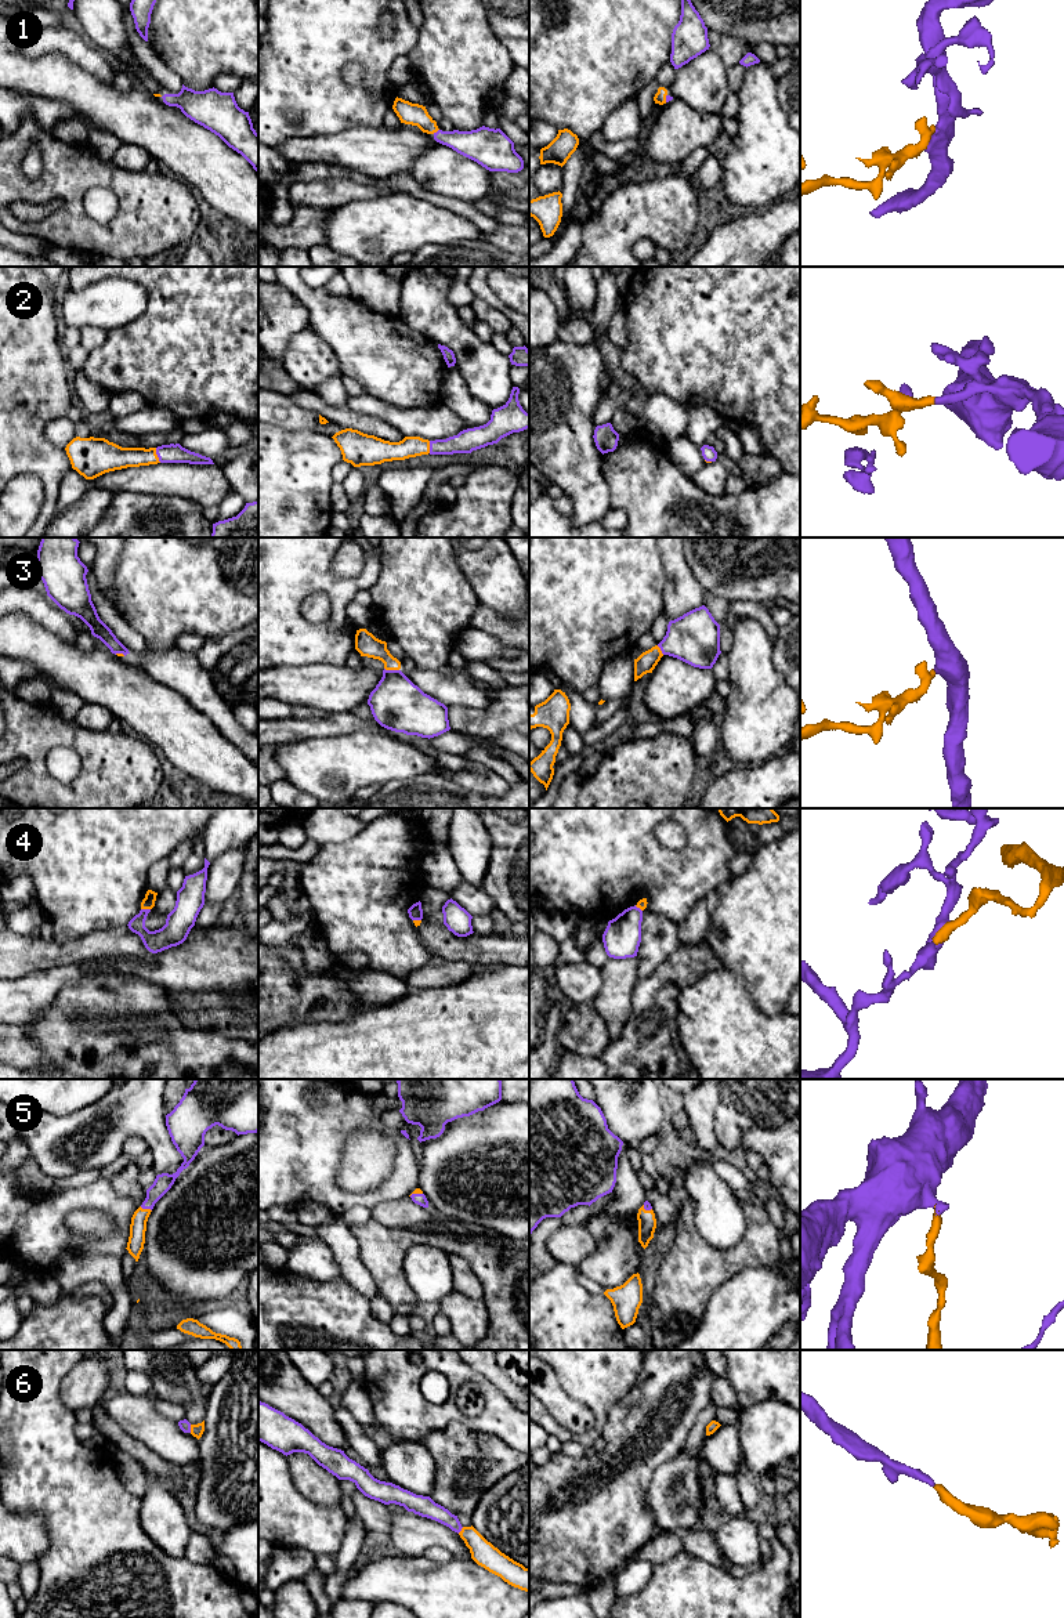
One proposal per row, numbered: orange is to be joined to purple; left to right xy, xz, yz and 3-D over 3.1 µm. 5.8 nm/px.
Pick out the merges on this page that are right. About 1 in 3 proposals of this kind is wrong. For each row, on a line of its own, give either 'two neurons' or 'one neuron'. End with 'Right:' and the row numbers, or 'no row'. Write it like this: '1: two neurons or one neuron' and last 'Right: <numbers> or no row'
1: one neuron
2: one neuron
3: two neurons
4: two neurons
5: one neuron
6: one neuron
Right: 1, 2, 5, 6

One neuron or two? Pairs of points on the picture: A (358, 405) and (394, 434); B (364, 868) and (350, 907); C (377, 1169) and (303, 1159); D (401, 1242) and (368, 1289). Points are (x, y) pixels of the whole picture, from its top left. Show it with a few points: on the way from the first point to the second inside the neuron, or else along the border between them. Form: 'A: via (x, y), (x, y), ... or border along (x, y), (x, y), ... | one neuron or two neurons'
A: border along (347, 405), (358, 413), (379, 417), (402, 433) | two neurons
B: via (364, 878), (359, 897) | one neuron
C: border along (353, 1133), (339, 1169), (347, 1193) | two neurons
D: border along (358, 1251), (358, 1256), (371, 1274), (377, 1293) | two neurons

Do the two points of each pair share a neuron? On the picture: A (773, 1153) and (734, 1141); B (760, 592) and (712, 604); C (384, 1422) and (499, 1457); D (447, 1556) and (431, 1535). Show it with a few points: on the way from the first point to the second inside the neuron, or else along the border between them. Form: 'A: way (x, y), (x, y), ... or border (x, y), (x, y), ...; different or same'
A: border (770, 1126), (751, 1126), (744, 1135), (741, 1147); different
B: border (705, 592), (730, 601); different
C: border (445, 1426), (424, 1434), (419, 1440); different
D: border (422, 1555), (430, 1548), (444, 1546), (456, 1557); different

